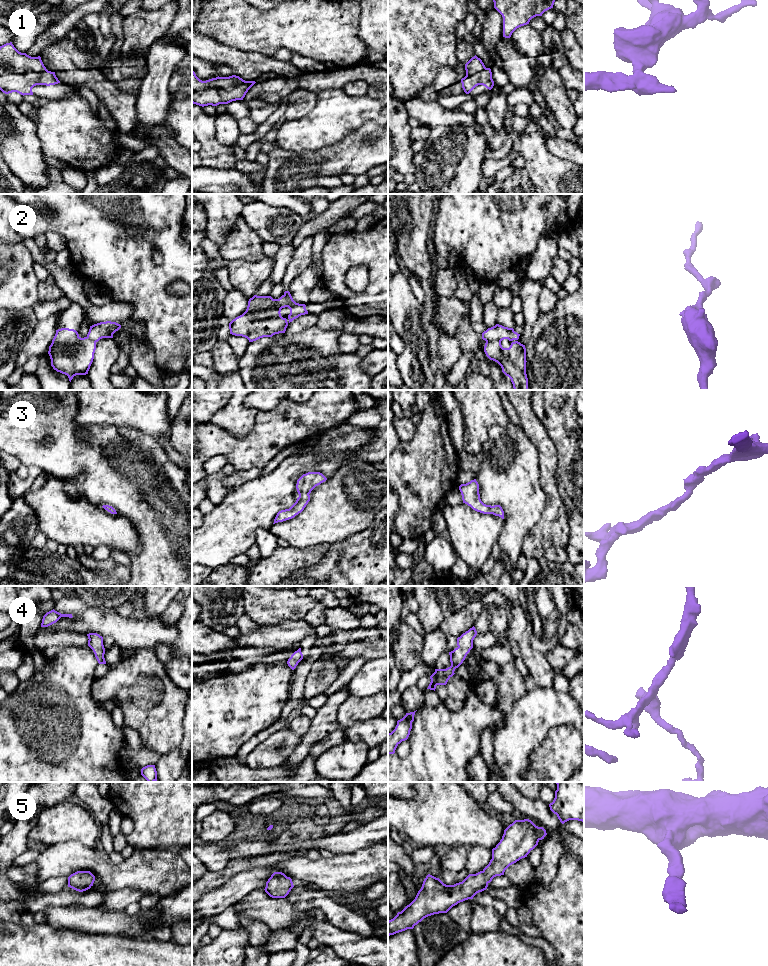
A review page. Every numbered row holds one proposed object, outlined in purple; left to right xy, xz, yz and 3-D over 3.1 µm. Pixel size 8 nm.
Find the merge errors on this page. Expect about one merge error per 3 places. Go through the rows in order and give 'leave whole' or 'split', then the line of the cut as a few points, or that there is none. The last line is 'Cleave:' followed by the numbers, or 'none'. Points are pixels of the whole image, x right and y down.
1: leave whole | no cut
2: leave whole | no cut
3: leave whole | no cut
4: leave whole | no cut
5: leave whole | no cut
Cleave: none

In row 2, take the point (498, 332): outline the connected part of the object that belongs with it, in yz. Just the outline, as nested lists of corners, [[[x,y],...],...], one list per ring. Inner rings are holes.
[[[496,324],[482,333],[482,339],[486,341],[484,352],[501,366],[502,372],[511,379],[514,390],[528,390],[526,348],[517,341],[519,336],[513,328]],[[504,339],[512,342],[509,348],[502,347]]]

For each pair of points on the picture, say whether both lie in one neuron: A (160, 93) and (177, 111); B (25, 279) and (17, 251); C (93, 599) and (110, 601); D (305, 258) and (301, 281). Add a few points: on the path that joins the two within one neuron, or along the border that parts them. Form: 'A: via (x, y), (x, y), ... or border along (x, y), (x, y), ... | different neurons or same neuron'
A: border along (172, 98), (163, 123) | different neurons
B: via (18, 272), (17, 258) | same neuron
C: via (97, 599), (106, 599) | same neuron
D: border along (312, 257), (311, 262), (292, 281), (289, 290) | different neurons

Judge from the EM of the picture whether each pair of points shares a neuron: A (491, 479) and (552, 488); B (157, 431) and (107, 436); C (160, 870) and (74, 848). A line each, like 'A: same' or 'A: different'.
A: different
B: different
C: same

